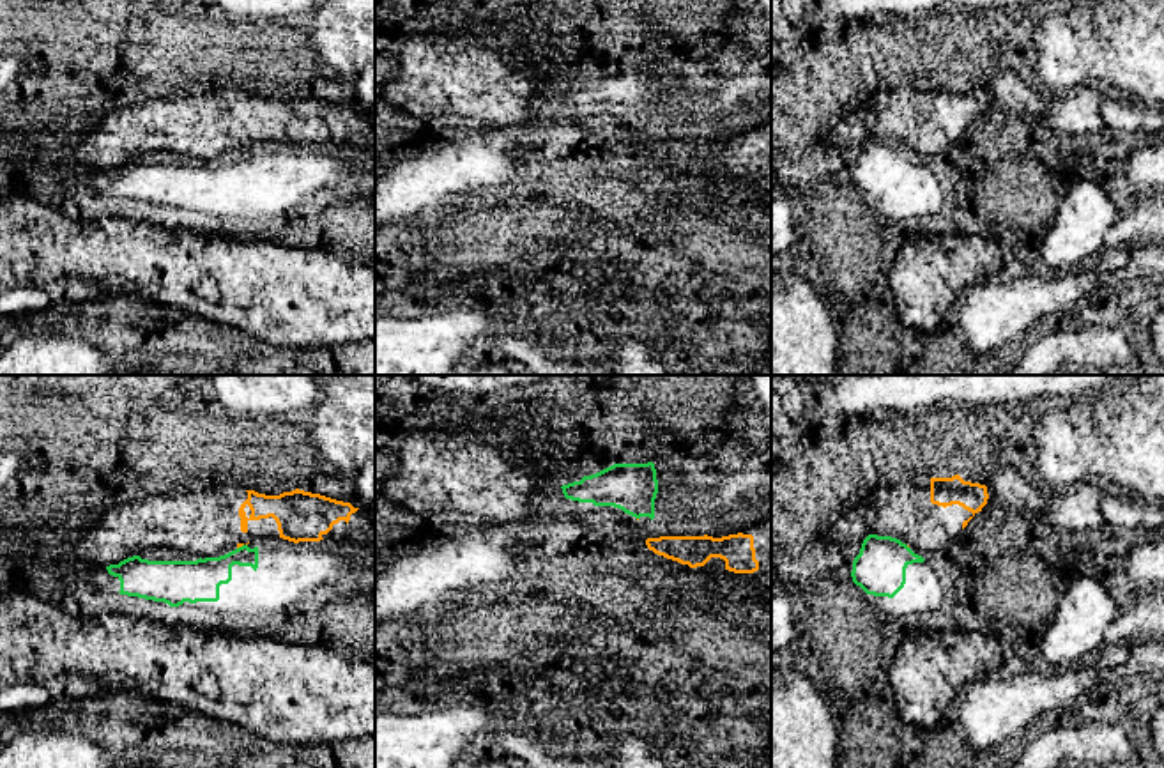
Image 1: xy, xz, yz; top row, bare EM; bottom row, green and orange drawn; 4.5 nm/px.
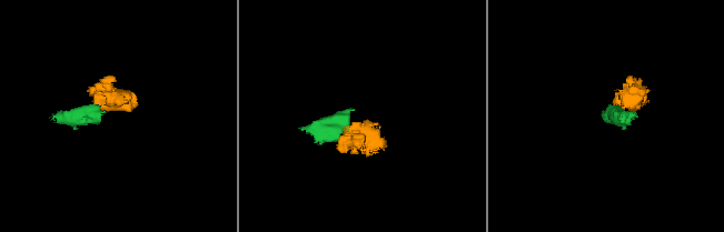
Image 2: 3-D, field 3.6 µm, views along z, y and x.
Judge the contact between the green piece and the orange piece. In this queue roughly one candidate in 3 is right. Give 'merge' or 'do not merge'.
do not merge

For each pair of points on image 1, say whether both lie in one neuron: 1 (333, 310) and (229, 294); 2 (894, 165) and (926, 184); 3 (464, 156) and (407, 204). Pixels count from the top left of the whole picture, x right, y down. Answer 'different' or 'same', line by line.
1: same
2: same
3: same

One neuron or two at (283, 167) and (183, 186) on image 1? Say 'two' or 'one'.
one

